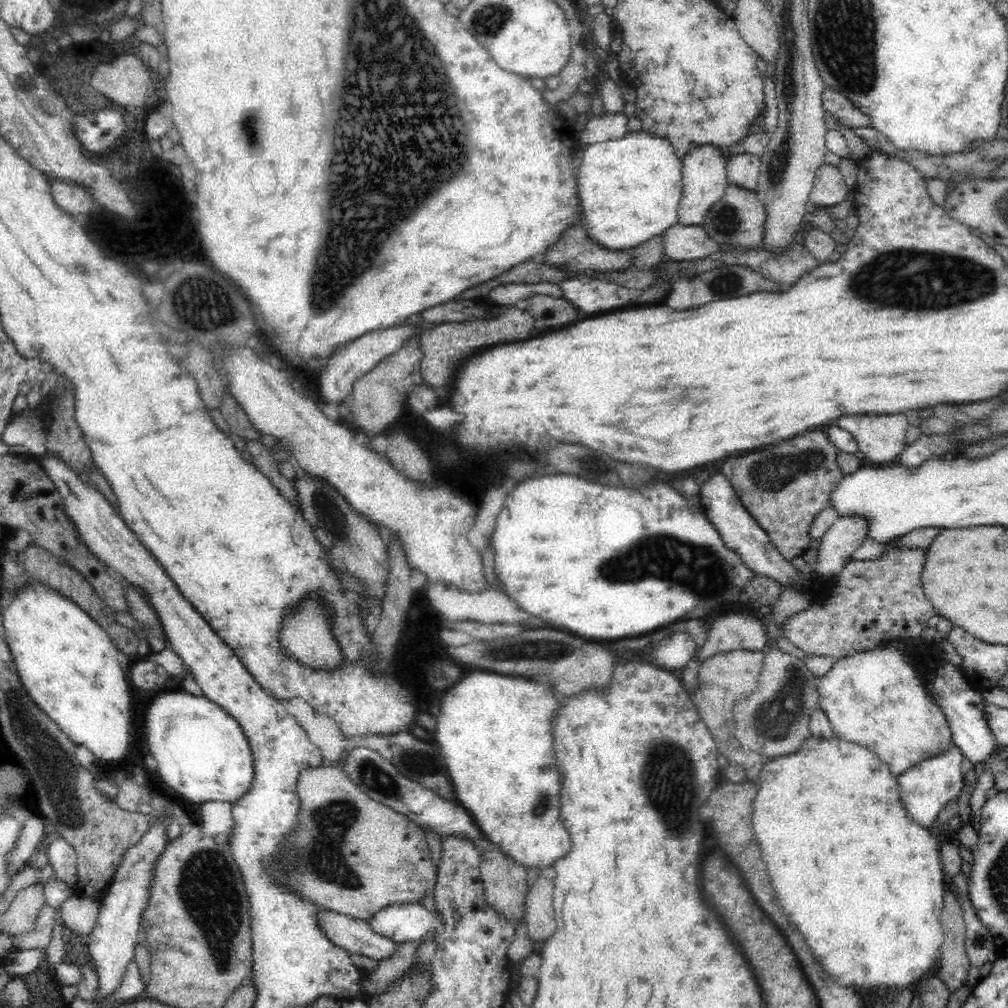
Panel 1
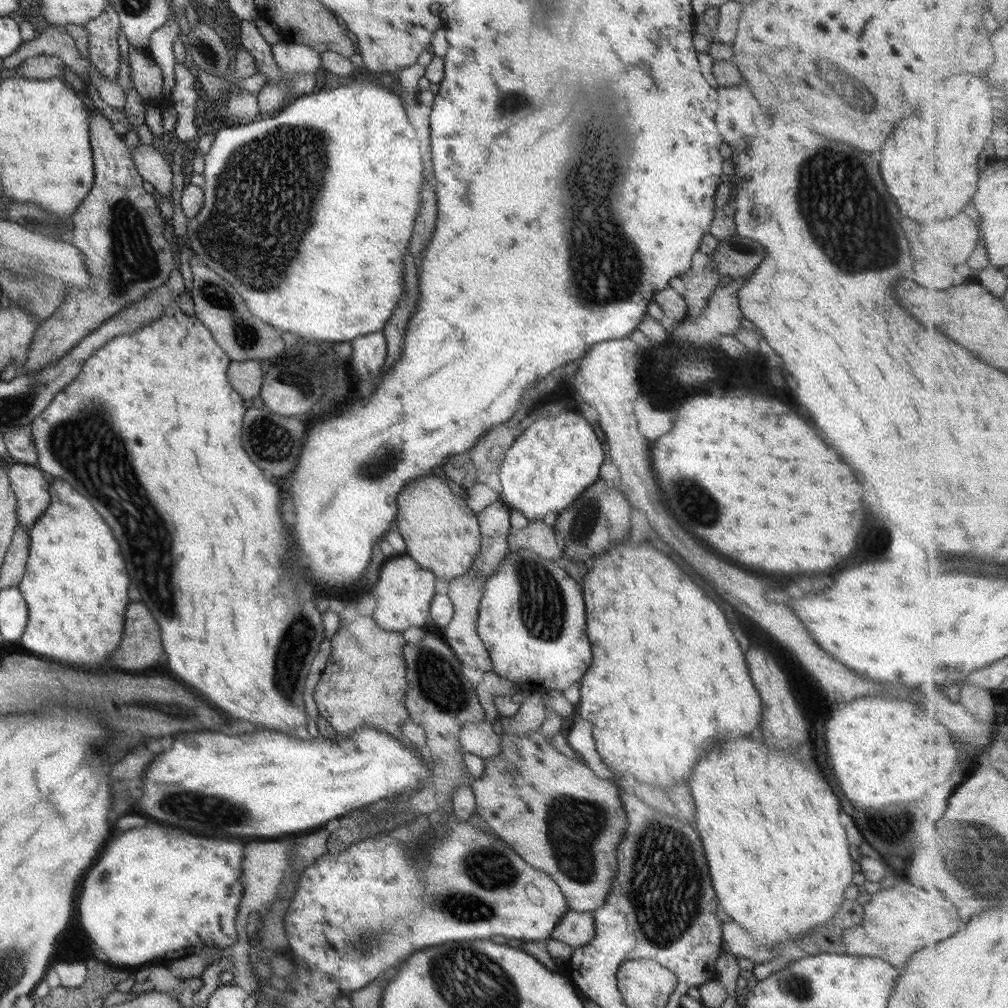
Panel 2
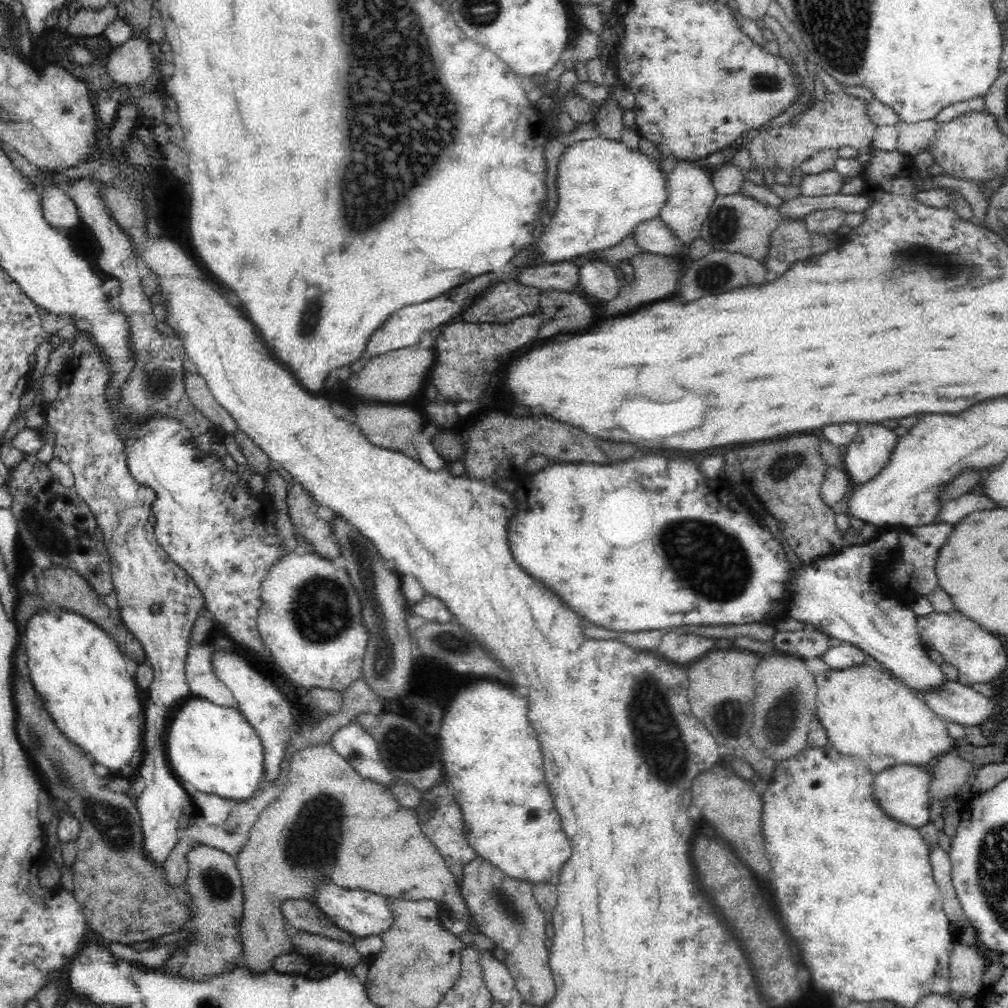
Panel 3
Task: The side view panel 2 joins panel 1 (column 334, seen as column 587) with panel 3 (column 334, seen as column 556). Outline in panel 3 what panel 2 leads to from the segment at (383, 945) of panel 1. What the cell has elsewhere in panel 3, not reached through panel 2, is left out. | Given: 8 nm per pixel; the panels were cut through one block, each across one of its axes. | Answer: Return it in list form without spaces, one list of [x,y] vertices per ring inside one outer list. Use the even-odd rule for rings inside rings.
[[[286,900],[282,903],[282,915],[292,931],[322,936],[352,946],[360,940],[336,927],[310,900]]]

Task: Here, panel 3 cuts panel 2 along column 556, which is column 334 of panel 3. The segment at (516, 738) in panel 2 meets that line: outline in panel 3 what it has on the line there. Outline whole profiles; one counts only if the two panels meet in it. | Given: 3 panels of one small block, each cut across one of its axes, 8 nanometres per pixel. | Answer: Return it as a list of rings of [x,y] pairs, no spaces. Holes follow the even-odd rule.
[[[320,743],[316,745],[308,745],[305,749],[296,751],[289,760],[289,771],[287,774],[286,786],[280,790],[278,798],[262,812],[259,821],[254,824],[249,834],[247,843],[242,847],[242,850],[233,856],[236,861],[236,867],[241,876],[243,884],[243,920],[240,925],[241,945],[243,950],[242,962],[249,969],[252,975],[263,975],[270,972],[273,968],[274,960],[283,955],[296,953],[294,945],[294,937],[288,932],[285,917],[282,915],[282,903],[286,900],[310,900],[316,898],[316,893],[319,891],[320,884],[334,883],[340,889],[362,889],[374,894],[386,897],[387,899],[398,900],[434,900],[442,903],[444,908],[450,910],[458,919],[469,920],[469,909],[465,904],[464,898],[459,897],[456,891],[456,881],[454,875],[450,873],[446,866],[445,860],[434,846],[434,843],[423,833],[421,824],[416,814],[416,811],[406,808],[399,803],[399,800],[391,794],[387,788],[382,785],[364,779],[352,769],[346,760],[342,759],[332,745]]]

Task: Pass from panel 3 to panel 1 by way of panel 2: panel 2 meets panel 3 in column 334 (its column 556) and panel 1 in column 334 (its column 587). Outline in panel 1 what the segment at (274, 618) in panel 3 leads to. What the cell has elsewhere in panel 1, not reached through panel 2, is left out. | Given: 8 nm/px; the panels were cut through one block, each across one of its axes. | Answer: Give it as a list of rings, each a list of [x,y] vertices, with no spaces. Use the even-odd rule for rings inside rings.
[[[304,598],[300,600],[300,604],[292,612],[292,616],[284,616],[284,632],[282,632],[282,640],[284,649],[288,651],[288,655],[292,655],[294,659],[300,660],[300,663],[319,668],[336,668],[336,664],[340,662],[341,654],[336,648],[337,642],[332,640],[330,636],[330,628],[327,621],[327,612],[321,606],[319,598]]]

